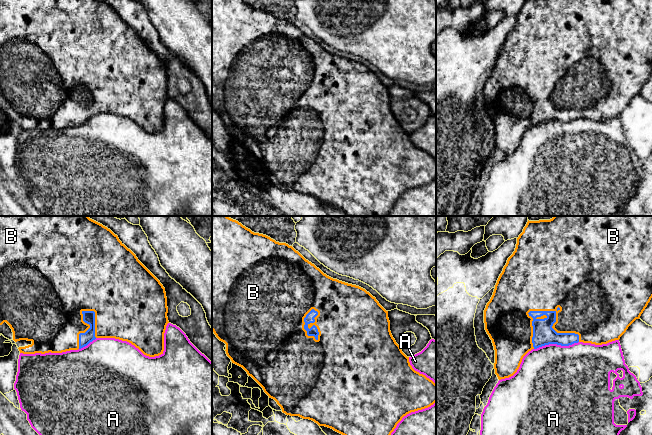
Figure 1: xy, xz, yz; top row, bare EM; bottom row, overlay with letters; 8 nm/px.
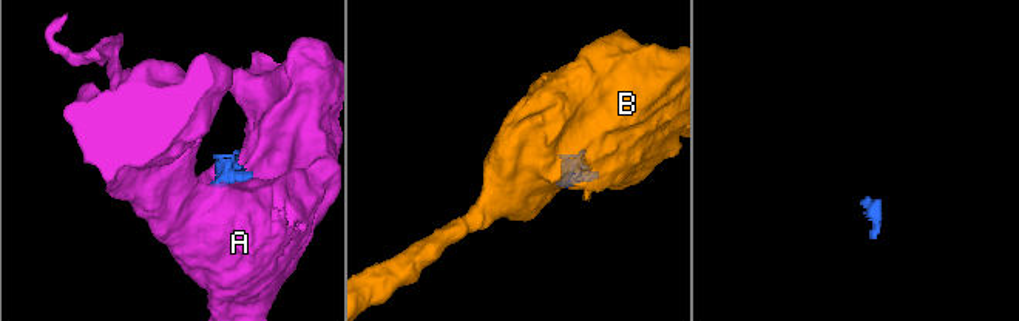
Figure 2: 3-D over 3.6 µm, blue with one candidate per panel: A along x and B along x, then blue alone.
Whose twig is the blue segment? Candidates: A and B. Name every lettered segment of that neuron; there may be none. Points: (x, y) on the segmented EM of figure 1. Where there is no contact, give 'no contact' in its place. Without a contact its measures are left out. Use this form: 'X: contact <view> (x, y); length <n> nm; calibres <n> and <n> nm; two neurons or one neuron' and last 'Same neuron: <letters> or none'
A: contact yz (556, 343); length 360 nm; calibres 180 and 480 nm; two neurons
B: contact yz (555, 321); length 480 nm; calibres 180 and 400 nm; one neuron
Same neuron: B

